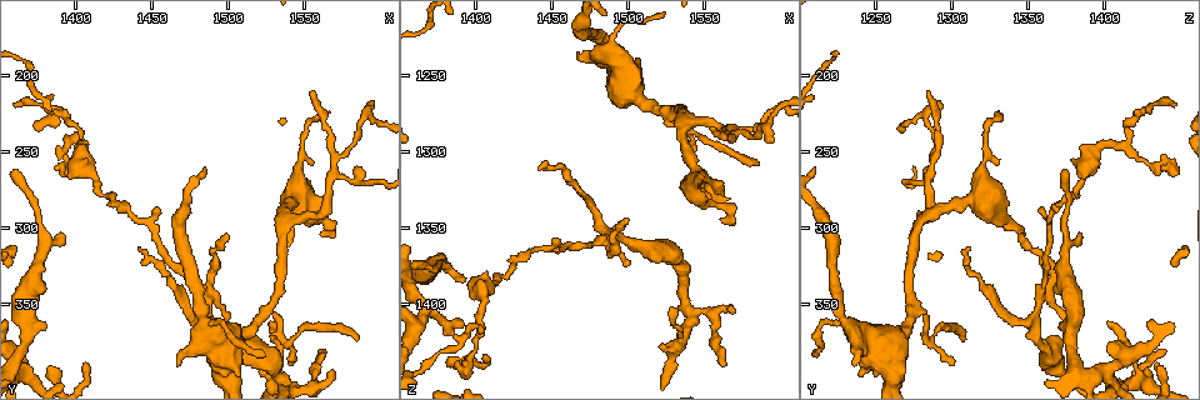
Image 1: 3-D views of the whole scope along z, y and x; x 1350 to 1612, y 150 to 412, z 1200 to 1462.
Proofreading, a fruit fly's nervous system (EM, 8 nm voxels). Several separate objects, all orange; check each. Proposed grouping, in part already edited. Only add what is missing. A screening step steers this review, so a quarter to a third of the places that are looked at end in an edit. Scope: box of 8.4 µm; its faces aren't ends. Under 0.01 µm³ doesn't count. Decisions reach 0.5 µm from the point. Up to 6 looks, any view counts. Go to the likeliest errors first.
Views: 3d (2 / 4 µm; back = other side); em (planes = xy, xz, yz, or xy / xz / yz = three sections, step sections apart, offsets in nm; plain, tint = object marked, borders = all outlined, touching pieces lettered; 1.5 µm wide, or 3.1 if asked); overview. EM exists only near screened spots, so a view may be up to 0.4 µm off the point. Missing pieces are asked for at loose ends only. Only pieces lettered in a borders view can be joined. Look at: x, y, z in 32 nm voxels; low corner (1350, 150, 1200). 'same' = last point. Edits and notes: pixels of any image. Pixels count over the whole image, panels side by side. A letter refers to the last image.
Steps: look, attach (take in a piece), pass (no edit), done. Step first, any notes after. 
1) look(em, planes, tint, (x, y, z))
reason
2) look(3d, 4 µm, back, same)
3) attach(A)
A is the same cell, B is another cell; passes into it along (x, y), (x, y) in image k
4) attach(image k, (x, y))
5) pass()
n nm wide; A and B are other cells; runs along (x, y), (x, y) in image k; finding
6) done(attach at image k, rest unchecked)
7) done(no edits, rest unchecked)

look(em, planes, borders, (1406, 388, 1434))
end of a long branch

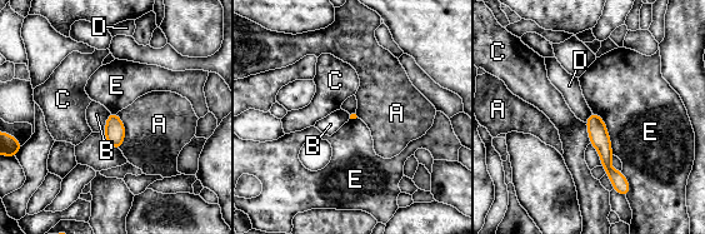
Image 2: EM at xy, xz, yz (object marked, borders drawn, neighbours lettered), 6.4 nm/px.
pass()
E touches over 320 nm; A, B, C, D and E are other cells; none of them fits

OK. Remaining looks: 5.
look(em, planes, plain, (1500, 306, 1344))
tapers out

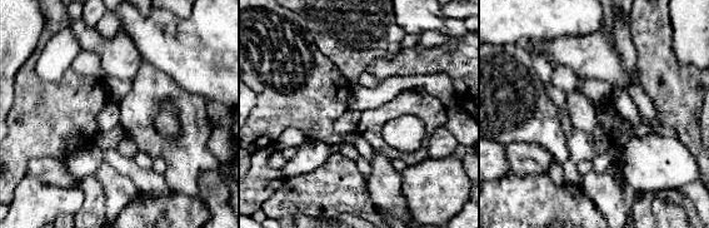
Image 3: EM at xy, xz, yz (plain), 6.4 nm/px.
look(em, planes, borders, same)

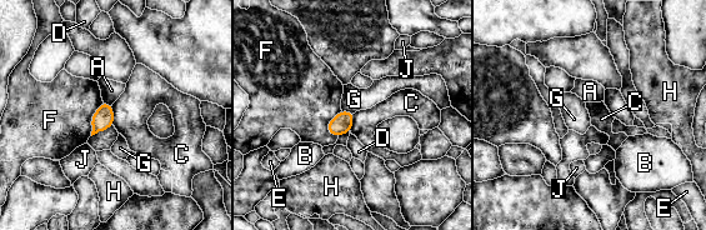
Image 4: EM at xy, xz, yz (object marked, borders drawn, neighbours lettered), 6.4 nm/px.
pass()
A, B, C, D, E, F, G, H and J are other cells; none of them fits

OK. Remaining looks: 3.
look(em, xy, step 8, tint, (1586, 374, 1308))
tapers out

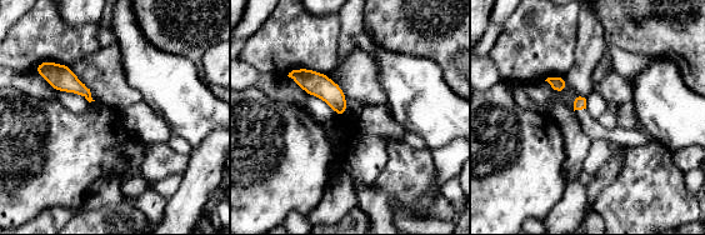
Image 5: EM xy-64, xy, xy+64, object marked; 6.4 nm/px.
look(em, planes, borders, same)

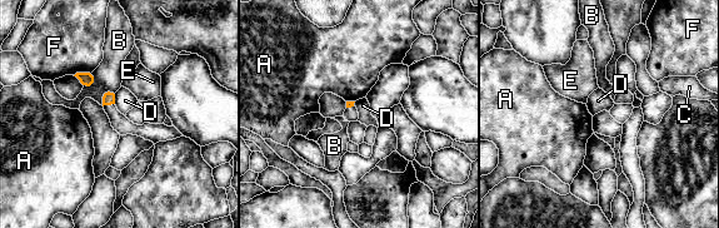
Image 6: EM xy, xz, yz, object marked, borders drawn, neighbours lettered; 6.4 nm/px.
pass()
A, B, C, D, E and F are other cells; border along (114, 94), (115, 103) in image 6; none of them fits

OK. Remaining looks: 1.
done(no edits, rest unchecked)

